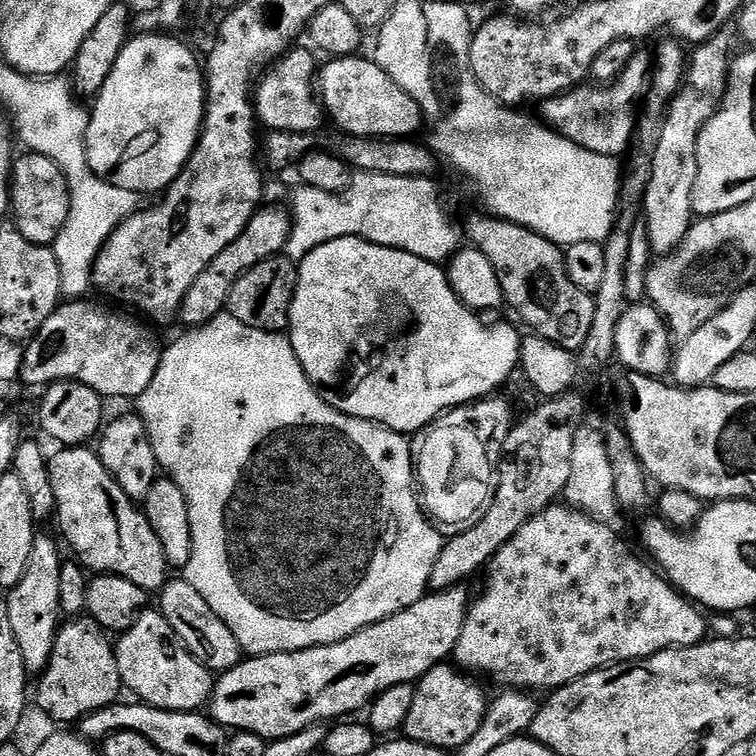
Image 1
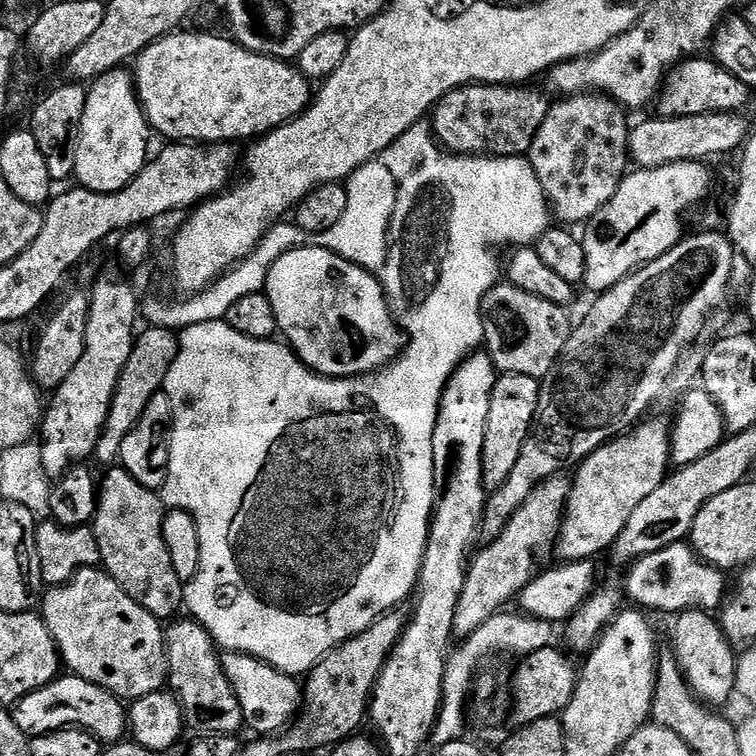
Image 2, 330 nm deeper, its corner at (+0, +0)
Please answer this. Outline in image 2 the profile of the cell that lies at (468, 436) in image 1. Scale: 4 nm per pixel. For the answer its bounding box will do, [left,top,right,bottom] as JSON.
[482,374,540,490]

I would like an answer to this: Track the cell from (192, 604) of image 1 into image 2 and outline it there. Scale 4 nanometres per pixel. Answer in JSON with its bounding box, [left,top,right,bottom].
[220,652,302,736]

